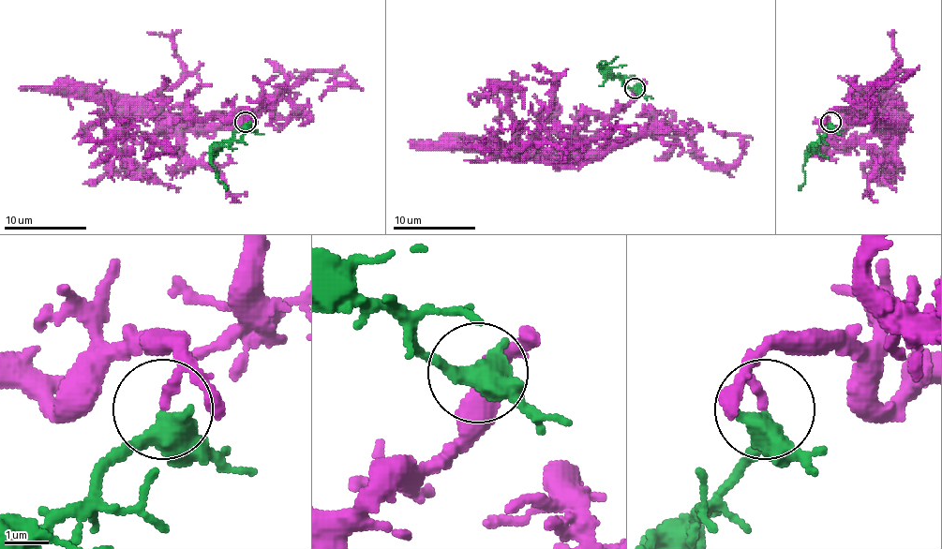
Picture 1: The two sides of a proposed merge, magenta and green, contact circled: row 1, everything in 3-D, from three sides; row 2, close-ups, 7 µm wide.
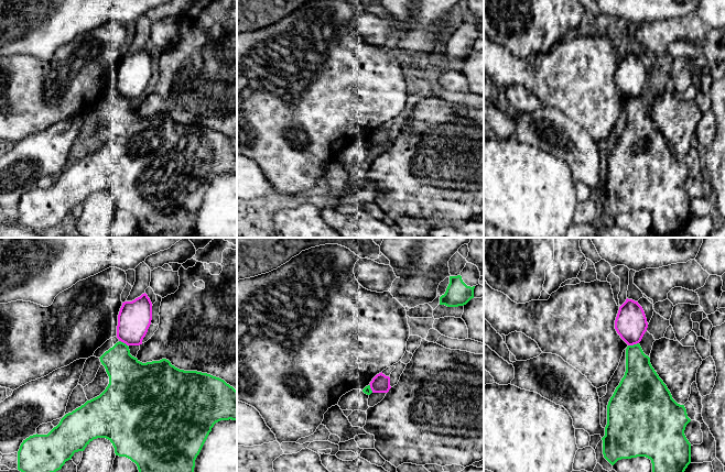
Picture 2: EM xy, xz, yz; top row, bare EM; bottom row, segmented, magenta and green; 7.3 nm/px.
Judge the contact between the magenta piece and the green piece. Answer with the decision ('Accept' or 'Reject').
Reject

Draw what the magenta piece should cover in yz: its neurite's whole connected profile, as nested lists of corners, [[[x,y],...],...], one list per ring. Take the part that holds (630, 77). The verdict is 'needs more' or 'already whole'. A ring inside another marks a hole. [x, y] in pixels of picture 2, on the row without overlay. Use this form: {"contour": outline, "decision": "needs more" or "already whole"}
{"contour": [[[632,53],[619,61],[615,83],[620,91],[628,98],[634,99],[641,95],[647,85],[648,76],[642,61]]], "decision": "already whole"}

